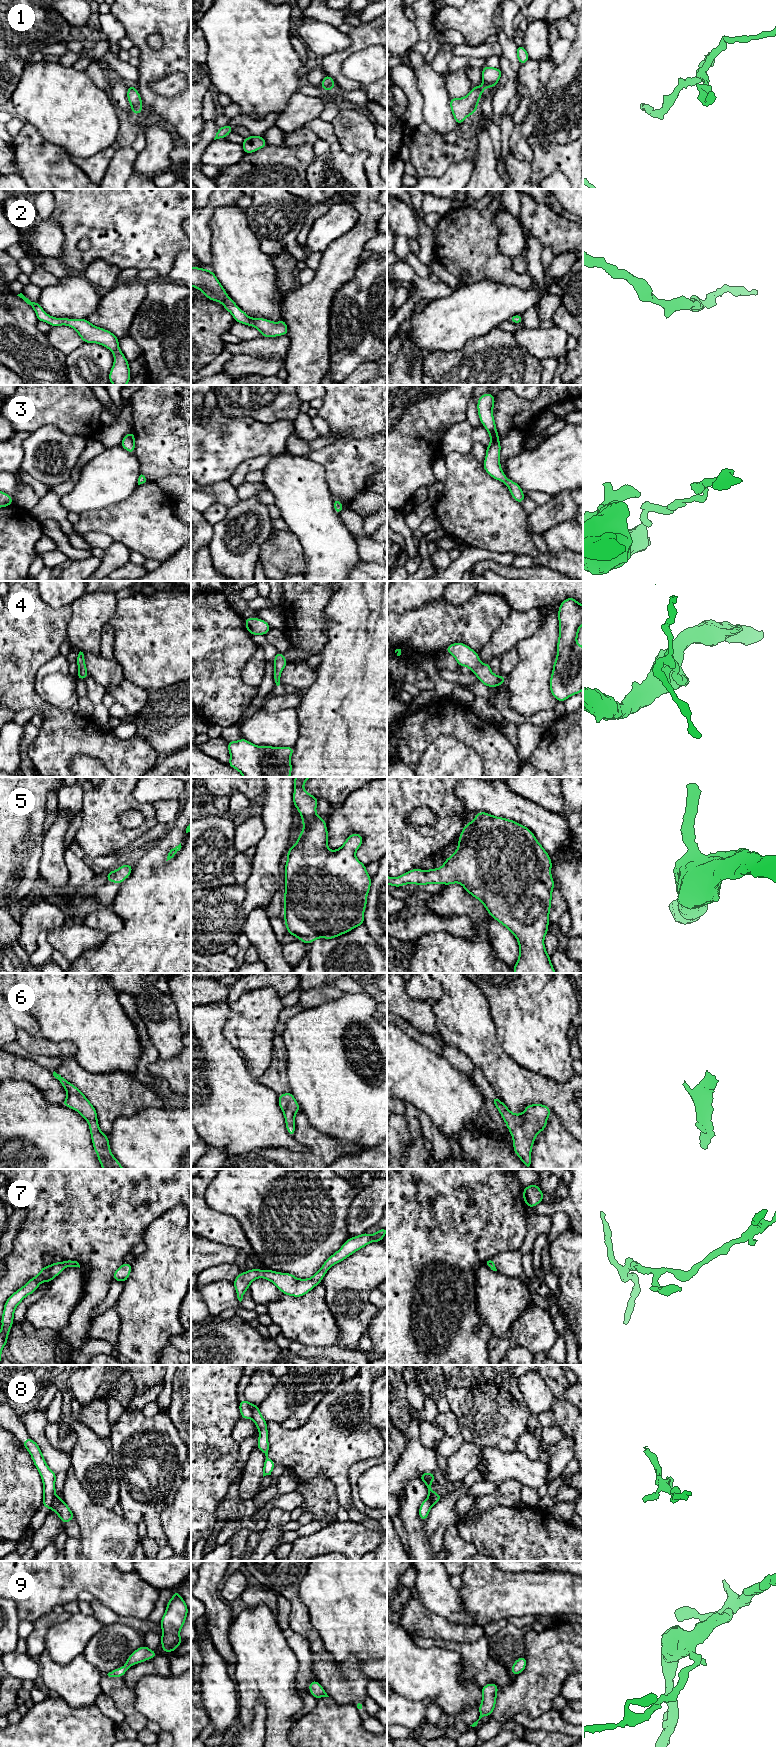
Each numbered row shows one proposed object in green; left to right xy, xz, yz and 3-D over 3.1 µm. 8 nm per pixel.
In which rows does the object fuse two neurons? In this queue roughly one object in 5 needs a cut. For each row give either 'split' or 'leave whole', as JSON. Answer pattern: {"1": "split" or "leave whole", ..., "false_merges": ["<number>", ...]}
{"1": "leave whole", "2": "leave whole", "3": "leave whole", "4": "leave whole", "5": "leave whole", "6": "leave whole", "7": "leave whole", "8": "split", "9": "leave whole", "false_merges": ["8"]}

